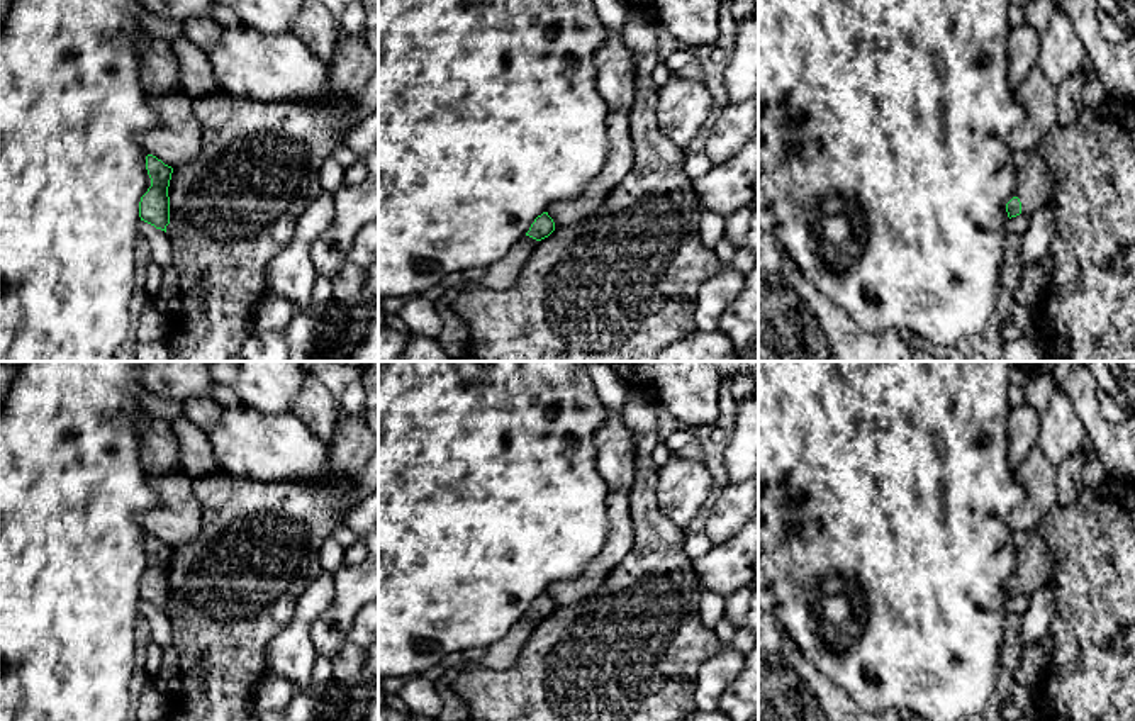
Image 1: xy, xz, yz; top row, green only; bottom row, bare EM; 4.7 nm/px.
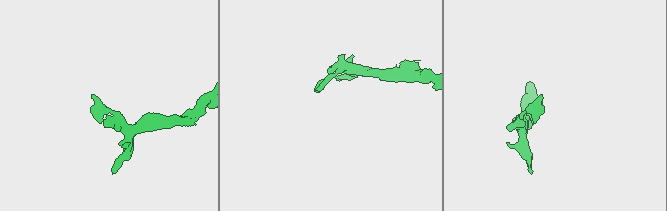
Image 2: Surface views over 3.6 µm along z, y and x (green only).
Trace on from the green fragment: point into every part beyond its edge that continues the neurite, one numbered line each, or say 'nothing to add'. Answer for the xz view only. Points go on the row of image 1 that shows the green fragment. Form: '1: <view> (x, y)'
1: xz (504, 273)

